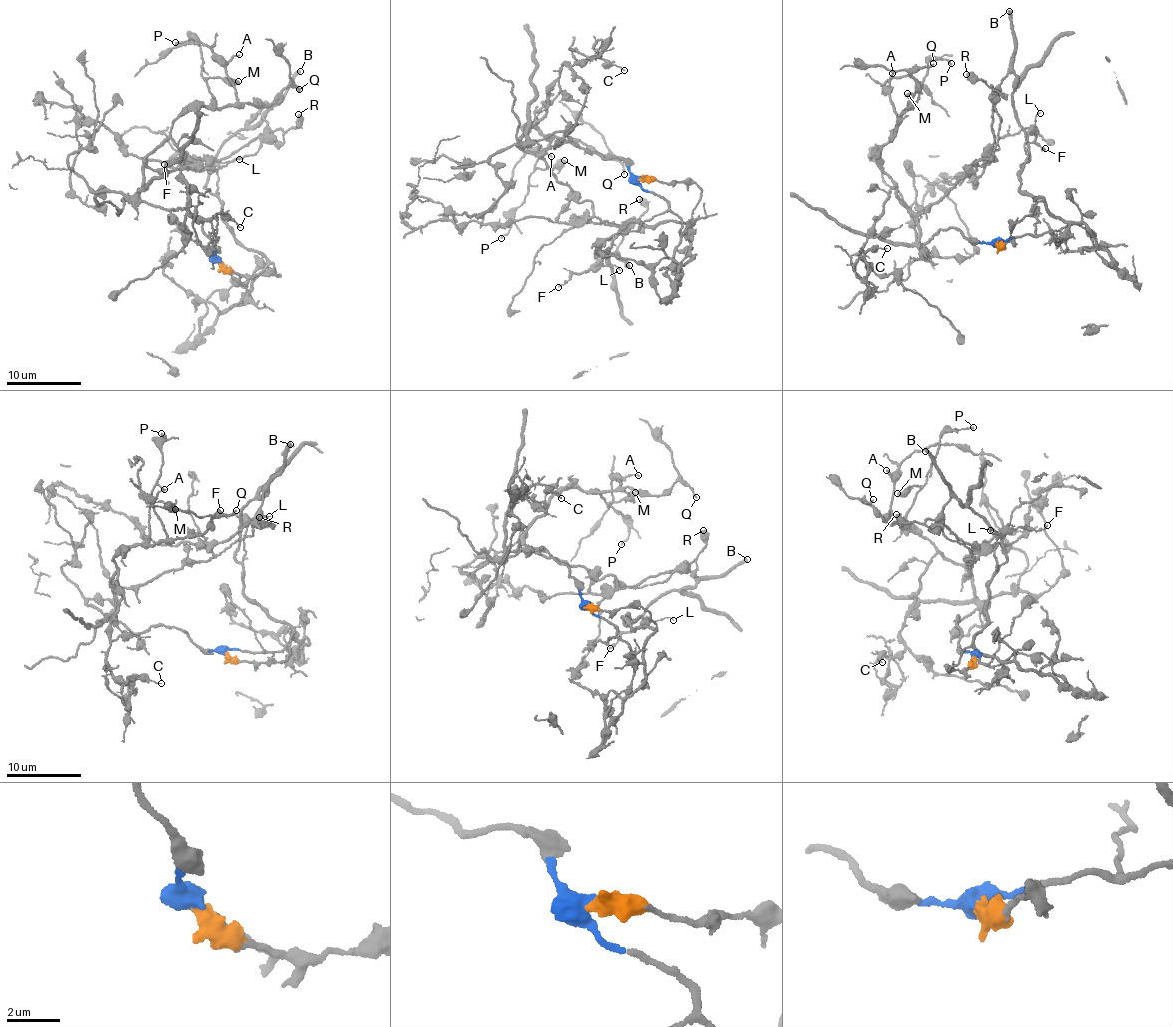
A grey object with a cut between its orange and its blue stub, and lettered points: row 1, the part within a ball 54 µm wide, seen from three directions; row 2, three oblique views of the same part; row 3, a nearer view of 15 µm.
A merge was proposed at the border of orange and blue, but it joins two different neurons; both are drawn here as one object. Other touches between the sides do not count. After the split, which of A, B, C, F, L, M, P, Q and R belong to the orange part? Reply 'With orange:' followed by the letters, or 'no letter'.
With orange: B, F, L, R

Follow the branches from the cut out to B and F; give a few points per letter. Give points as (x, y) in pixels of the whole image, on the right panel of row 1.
B: (996, 243), (1009, 242), (1015, 222), (1043, 199), (1033, 202), (1020, 189), (1028, 131), (1013, 104), (1009, 10)
F: (996, 243), (1009, 242), (1015, 222), (1042, 201), (1033, 202), (1020, 189), (1020, 170), (1028, 134), (1044, 148)

